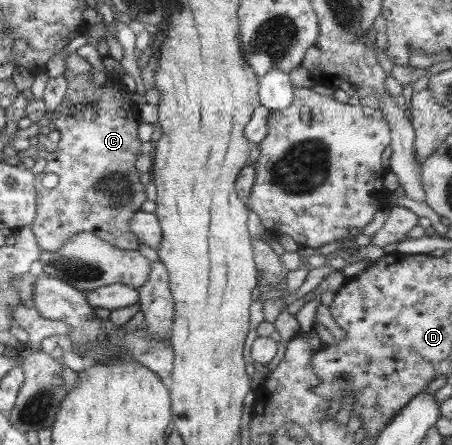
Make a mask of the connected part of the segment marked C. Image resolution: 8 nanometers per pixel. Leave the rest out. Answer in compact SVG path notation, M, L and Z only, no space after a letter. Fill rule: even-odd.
M65 68L66 93L49 120L60 138L56 150L46 154L45 168L35 175L37 217L29 225L41 253L57 251L80 231L100 236L114 248L136 250L139 247L140 241L129 227L130 218L147 200L138 181L138 171L134 169L140 147L136 135L139 109L132 109L132 103L123 99L127 92L120 77L97 85L92 83L91 72L92 69L74 74ZM46 173L58 177L52 188L40 184Z

